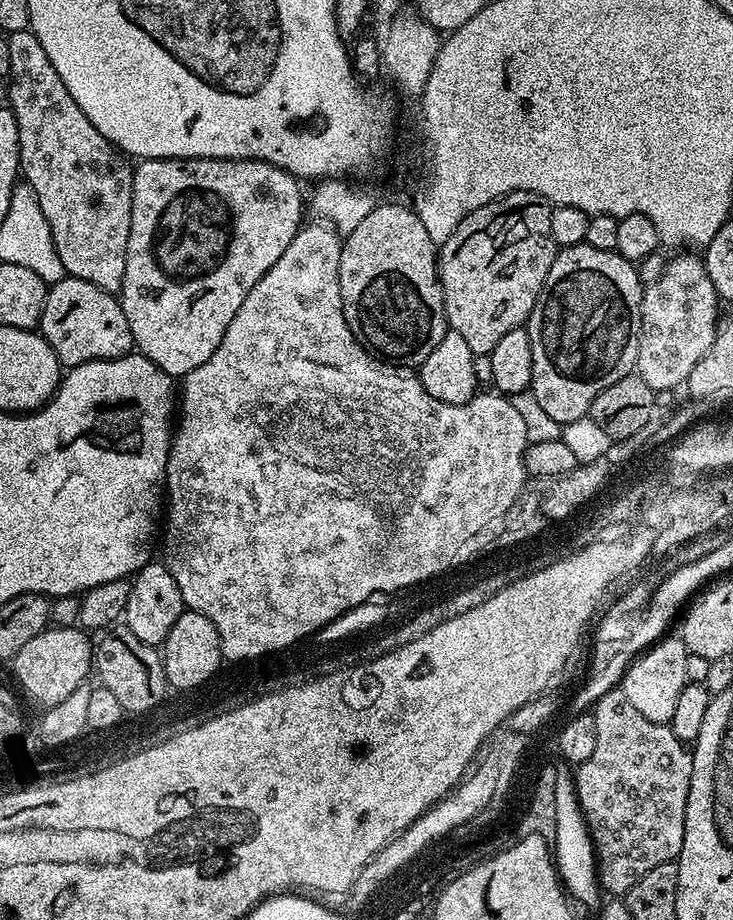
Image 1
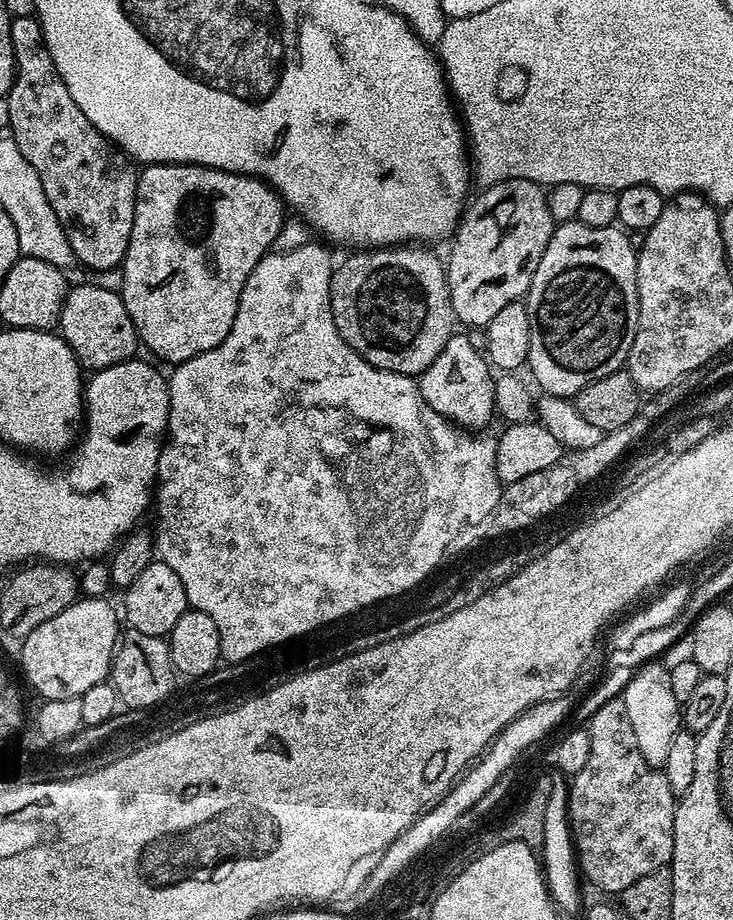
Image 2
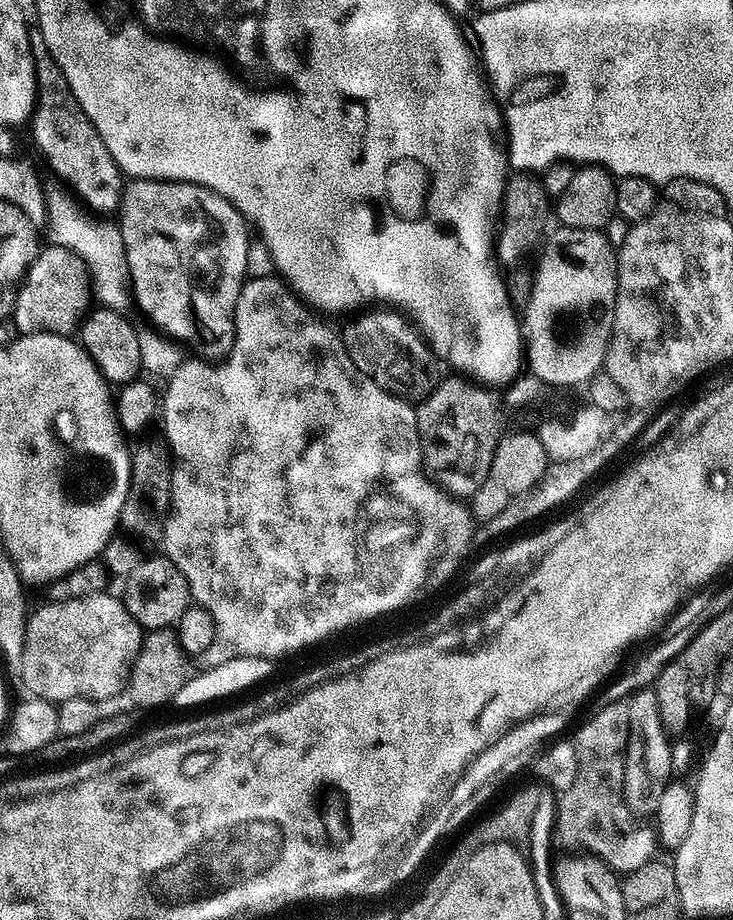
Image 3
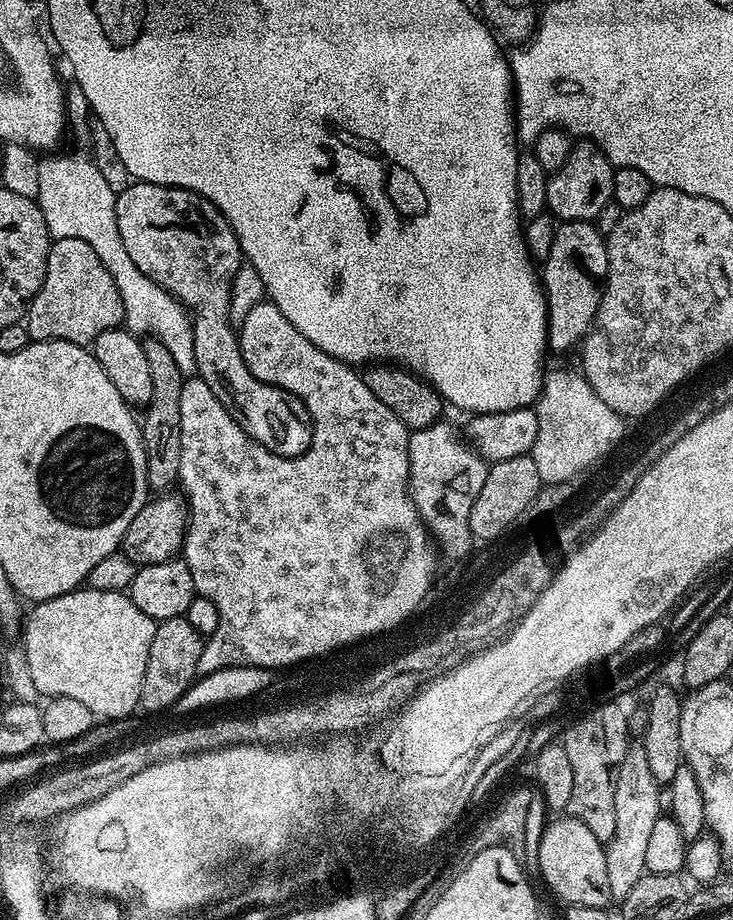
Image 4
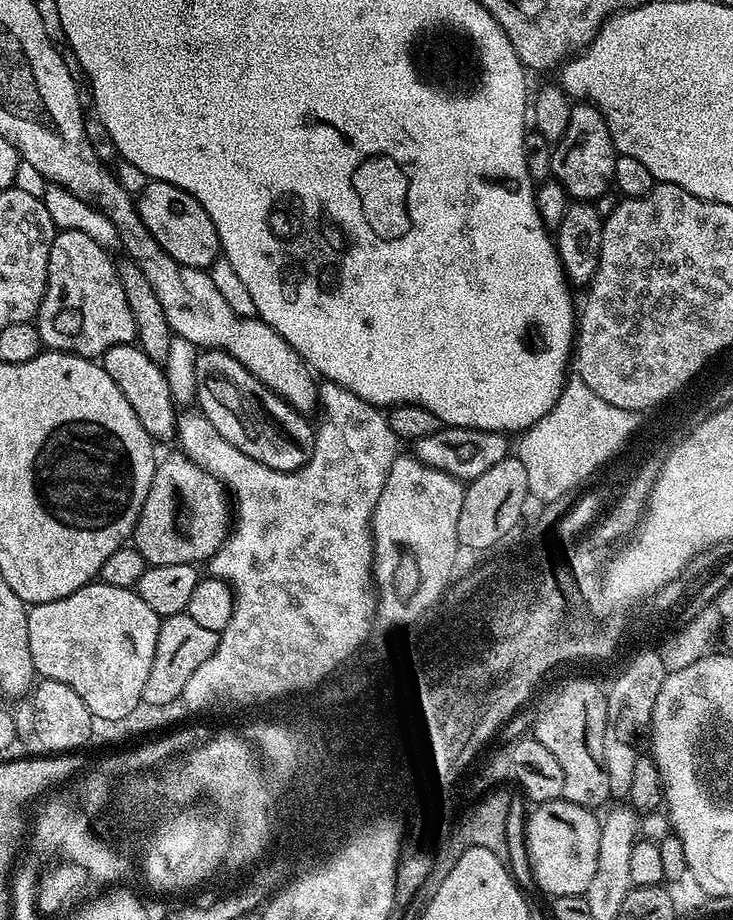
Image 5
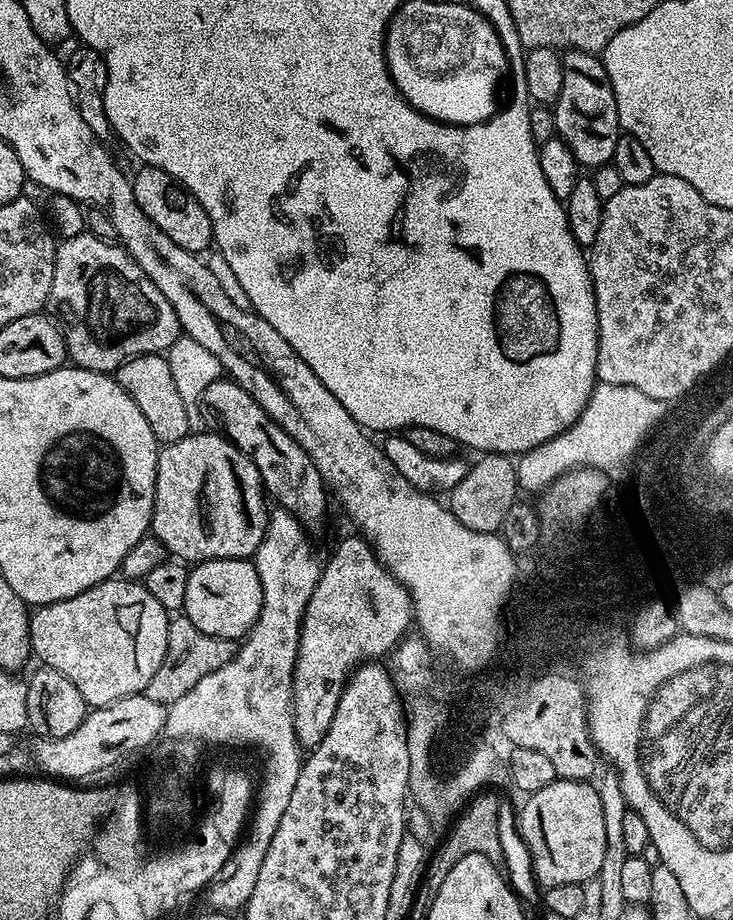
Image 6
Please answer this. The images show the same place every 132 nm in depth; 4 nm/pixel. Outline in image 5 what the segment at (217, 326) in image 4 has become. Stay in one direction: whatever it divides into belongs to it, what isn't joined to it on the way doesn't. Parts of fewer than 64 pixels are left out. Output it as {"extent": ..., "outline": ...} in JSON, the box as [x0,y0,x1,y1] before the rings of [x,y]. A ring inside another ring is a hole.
{"extent":[136,180,316,472],"outline":[[[148,180],[136,200],[136,210],[148,233],[156,239],[158,246],[170,258],[191,268],[208,270],[221,255],[218,230],[210,222],[210,214],[186,190],[170,182]],[[209,348],[197,355],[195,403],[210,426],[214,426],[214,430],[218,430],[218,434],[222,434],[222,438],[226,438],[230,446],[242,450],[242,454],[250,454],[250,458],[262,462],[262,466],[270,466],[270,470],[279,472],[297,472],[299,468],[306,466],[306,462],[310,462],[316,441],[313,421],[308,421],[311,419],[305,413],[294,410],[281,396],[274,394],[261,380],[254,378],[254,374],[250,374],[250,370],[246,370],[246,366],[242,366],[242,362],[235,360],[229,352]]]}

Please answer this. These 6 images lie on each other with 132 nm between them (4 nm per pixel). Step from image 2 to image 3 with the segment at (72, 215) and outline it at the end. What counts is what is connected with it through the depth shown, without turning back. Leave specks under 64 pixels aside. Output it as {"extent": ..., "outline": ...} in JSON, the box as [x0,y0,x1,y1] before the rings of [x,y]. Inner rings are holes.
{"extent":[28,27,126,213],"outline":[[[29,27],[28,41],[36,75],[36,104],[32,109],[30,125],[32,140],[41,158],[48,163],[49,170],[58,179],[65,180],[94,211],[115,213],[121,207],[126,183],[120,167],[74,98],[66,82],[66,74],[62,74],[58,62],[54,62],[54,54],[50,54],[50,46],[46,46],[40,27]]]}

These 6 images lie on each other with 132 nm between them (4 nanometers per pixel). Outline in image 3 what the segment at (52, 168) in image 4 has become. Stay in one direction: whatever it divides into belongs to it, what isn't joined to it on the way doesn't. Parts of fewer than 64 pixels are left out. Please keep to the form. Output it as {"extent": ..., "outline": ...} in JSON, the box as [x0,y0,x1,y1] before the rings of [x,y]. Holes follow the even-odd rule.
{"extent":[46,198,130,311],"outline":[[[54,198],[47,201],[46,224],[51,230],[48,234],[51,245],[66,248],[82,258],[91,278],[93,299],[101,307],[125,311],[130,304],[129,262],[119,227],[113,223],[95,225],[86,215],[79,214],[72,203]]]}

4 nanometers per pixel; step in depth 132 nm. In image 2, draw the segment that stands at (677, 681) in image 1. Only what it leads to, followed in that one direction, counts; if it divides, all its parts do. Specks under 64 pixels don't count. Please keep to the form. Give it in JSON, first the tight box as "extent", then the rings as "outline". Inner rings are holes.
{"extent":[622,662,682,766],"outline":[[[649,662],[633,671],[632,680],[624,687],[622,699],[630,726],[634,726],[634,736],[638,738],[638,750],[642,750],[649,765],[663,766],[666,754],[670,754],[670,742],[674,742],[676,733],[682,728],[682,704],[674,698],[668,668],[660,662]]]}

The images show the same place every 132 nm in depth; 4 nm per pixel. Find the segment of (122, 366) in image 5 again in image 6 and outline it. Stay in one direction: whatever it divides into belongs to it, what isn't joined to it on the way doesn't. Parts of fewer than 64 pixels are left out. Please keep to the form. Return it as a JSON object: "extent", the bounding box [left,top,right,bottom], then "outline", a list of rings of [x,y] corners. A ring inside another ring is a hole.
{"extent":[114,353,190,445],"outline":[[[146,353],[134,356],[125,361],[114,373],[115,380],[122,390],[134,398],[134,406],[142,410],[142,418],[154,430],[154,438],[161,445],[173,444],[190,435],[186,422],[186,402],[178,394],[178,386],[174,383],[174,374],[170,374],[170,362],[167,355]]]}

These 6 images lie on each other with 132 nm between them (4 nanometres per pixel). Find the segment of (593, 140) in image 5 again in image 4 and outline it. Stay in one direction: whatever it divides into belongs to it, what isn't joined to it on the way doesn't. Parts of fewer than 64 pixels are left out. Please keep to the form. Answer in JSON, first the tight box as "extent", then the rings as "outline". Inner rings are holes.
{"extent":[546,139,614,221],"outline":[[[581,139],[573,143],[570,158],[548,177],[546,186],[547,211],[557,221],[587,220],[595,221],[602,208],[613,201],[614,165],[608,161],[606,154],[598,144]]]}

